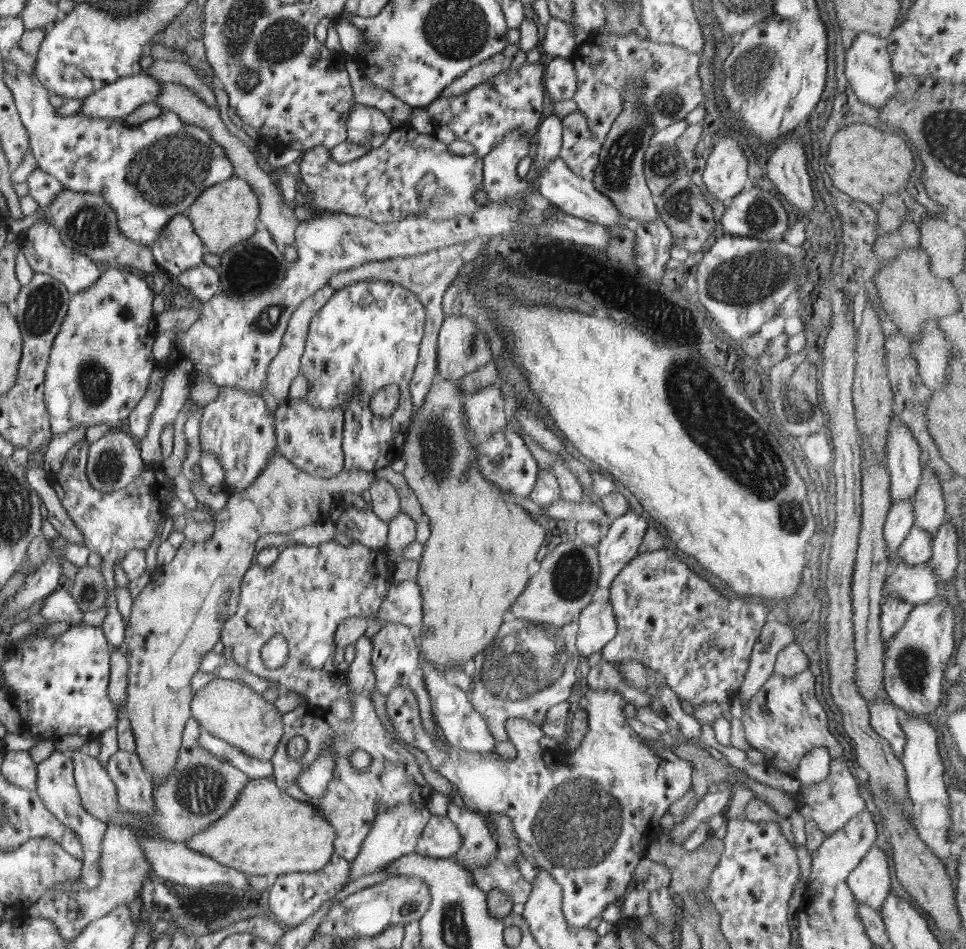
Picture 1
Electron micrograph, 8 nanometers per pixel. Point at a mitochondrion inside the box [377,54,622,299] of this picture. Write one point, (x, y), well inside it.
(438, 197)

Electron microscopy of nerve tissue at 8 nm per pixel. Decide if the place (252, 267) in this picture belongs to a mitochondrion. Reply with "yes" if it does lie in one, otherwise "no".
yes

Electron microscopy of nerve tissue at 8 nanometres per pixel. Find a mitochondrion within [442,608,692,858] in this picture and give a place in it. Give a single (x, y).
(528, 666)

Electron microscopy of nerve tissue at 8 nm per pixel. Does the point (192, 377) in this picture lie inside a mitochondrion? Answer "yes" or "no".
no

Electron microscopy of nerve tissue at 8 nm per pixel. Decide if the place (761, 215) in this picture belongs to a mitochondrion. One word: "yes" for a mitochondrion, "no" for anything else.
yes

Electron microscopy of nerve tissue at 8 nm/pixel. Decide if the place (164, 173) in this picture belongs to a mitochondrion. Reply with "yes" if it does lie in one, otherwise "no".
yes

